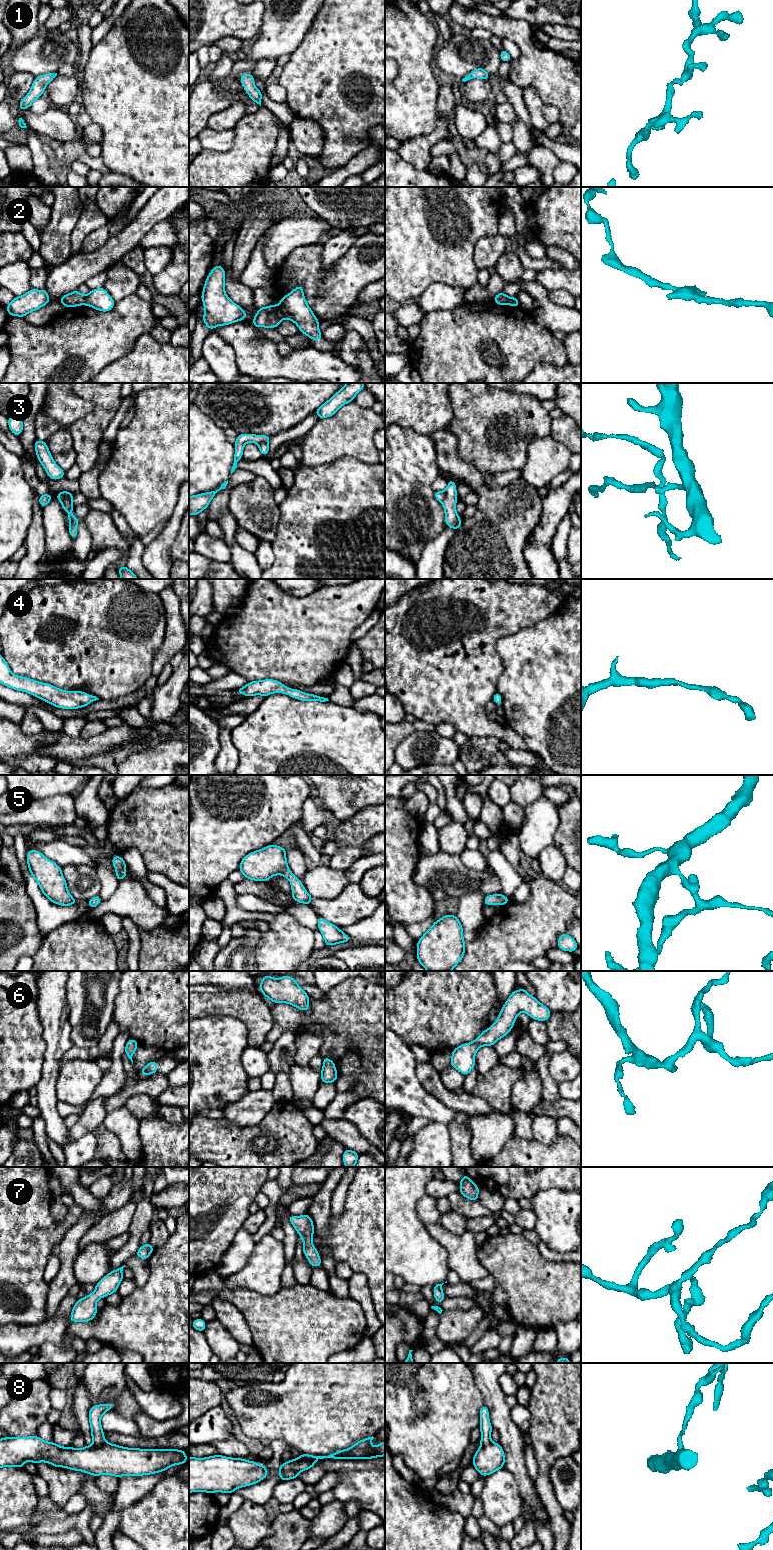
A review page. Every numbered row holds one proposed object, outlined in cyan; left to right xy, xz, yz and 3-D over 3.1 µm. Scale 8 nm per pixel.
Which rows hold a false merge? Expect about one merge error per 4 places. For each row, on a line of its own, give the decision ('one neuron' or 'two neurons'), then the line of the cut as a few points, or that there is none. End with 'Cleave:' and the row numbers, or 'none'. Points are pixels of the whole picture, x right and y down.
1: one neuron; cut none
2: two neurons; cut xz (279, 307), (286, 317)
3: two neurons; cut yz (445, 491), (442, 503)
4: one neuron; cut none
5: one neuron; cut none
6: one neuron; cut none
7: one neuron; cut none
8: two neurons; cut xy (104, 1441), (100, 1444), (93, 1444)
Cleave: 2, 3, 8

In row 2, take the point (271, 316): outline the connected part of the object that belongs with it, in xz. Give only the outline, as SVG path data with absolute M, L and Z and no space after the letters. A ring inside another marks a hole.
M276 304L258 308L253 317L253 325L257 328L276 328L286 318L281 308Z

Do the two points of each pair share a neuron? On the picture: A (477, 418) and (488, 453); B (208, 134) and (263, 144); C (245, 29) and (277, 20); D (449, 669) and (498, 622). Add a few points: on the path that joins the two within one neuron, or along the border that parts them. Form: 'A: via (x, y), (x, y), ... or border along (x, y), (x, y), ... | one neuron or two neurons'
A: via (483, 427), (483, 436), (486, 444) | one neuron
B: border along (233, 129), (233, 145), (224, 151), (213, 150) | two neurons
C: border along (264, 10), (261, 30), (255, 40) | two neurons
D: via (462, 658), (467, 658), (470, 650), (485, 635) | one neuron

